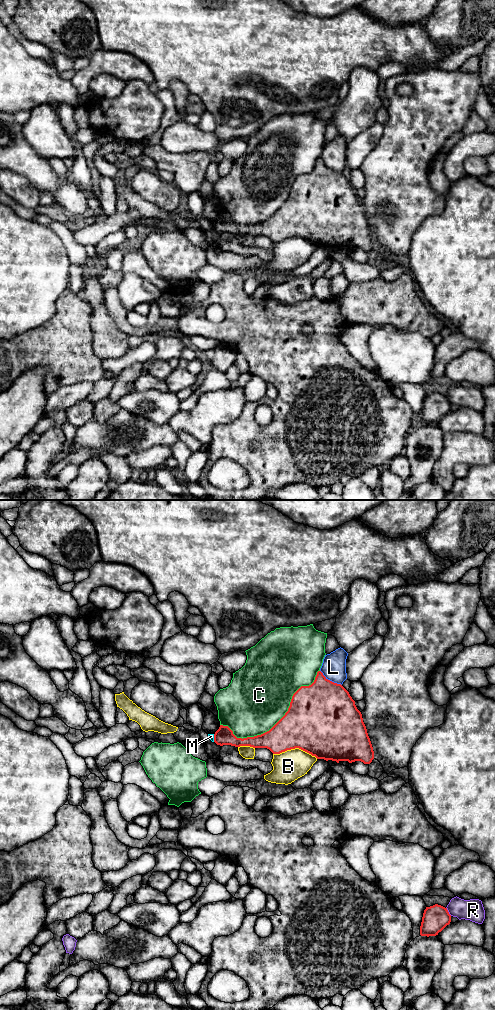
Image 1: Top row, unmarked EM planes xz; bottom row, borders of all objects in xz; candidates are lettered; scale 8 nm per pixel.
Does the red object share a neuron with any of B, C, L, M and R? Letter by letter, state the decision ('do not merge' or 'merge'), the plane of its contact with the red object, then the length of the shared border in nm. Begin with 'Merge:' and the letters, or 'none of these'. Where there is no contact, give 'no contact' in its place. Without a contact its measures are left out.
Merge: none of these
B: do not merge; meets red in xz; contact 360 nm long
C: do not merge; meets red in xz; contact 900 nm long
L: do not merge; meets red in xz; contact 220 nm long
M: do not merge; meets red in xz; contact 60 nm long
R: do not merge; meets red in xz; contact 80 nm long

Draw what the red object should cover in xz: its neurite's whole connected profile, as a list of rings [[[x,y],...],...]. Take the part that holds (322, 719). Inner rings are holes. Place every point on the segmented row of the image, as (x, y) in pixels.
[[[321,671],[317,672],[311,685],[301,686],[293,694],[288,711],[269,731],[242,739],[237,738],[228,726],[220,725],[214,742],[220,746],[267,748],[273,754],[299,748],[317,759],[337,763],[361,761],[370,764],[374,759],[373,747],[355,701],[341,684],[328,680]]]

